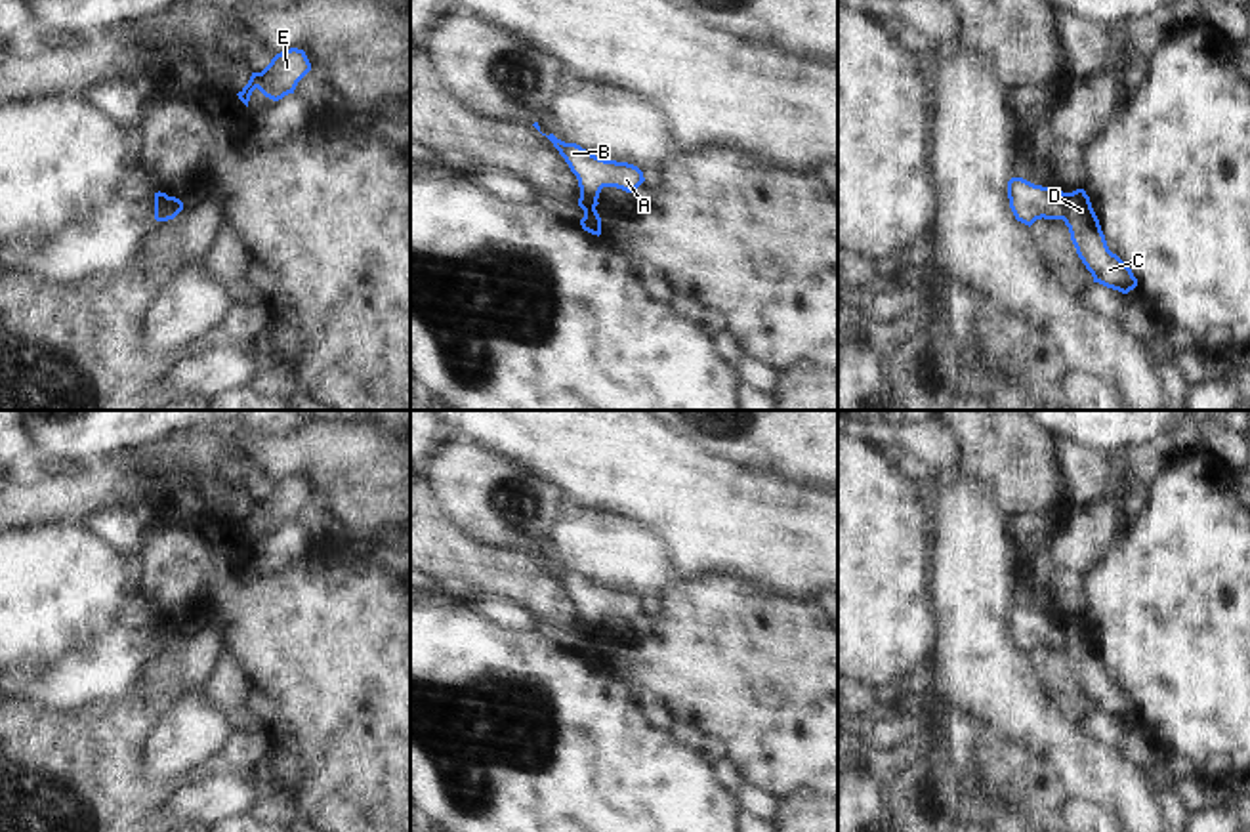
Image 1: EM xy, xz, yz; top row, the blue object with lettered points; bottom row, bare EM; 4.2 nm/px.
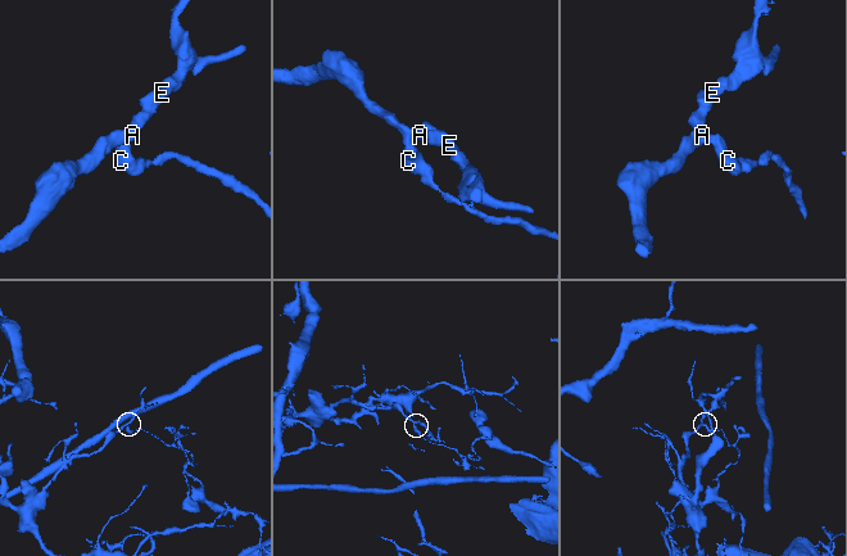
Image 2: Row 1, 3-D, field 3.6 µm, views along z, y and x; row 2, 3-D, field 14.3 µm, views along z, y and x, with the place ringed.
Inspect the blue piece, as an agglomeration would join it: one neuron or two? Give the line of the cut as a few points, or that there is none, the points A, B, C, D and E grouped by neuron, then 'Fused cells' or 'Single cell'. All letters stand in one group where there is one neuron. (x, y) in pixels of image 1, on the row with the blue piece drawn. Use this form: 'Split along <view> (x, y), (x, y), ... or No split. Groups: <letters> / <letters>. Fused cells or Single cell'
Split along yz (1065, 193), (1060, 218). Groups: A B E / C D. Fused cells.

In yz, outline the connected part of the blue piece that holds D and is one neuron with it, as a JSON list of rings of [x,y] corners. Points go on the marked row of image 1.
[[[1084,189],[1065,193],[1063,221],[1078,258],[1092,273],[1094,282],[1128,294],[1137,286],[1132,269],[1109,250],[1099,219]]]

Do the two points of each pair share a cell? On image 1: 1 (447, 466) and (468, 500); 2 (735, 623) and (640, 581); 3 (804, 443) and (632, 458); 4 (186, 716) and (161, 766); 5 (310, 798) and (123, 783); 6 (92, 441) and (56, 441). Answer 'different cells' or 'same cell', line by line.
1: same cell
2: different cells
3: different cells
4: same cell
5: different cells
6: same cell

